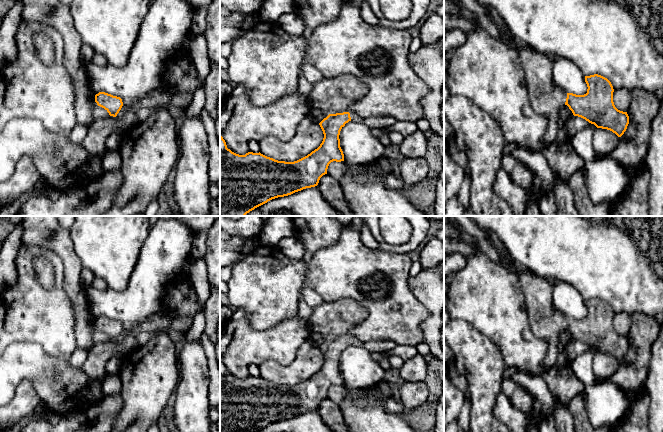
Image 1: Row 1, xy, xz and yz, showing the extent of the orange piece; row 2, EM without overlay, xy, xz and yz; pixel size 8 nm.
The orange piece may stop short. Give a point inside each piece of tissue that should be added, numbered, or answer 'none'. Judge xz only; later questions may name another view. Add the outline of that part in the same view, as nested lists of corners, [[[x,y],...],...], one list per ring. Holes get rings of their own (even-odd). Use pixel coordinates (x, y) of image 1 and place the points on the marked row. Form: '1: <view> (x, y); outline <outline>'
1: xz (336, 95); outline [[[349,74],[334,78],[324,78],[312,86],[310,99],[313,107],[324,108],[329,114],[349,112],[351,120],[362,122],[363,119],[350,110],[350,106],[368,92],[367,85]]]

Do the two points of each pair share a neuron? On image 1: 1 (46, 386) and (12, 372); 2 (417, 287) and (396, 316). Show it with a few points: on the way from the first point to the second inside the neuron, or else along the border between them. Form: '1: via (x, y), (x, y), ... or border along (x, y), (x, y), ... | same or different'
1: via (38, 378), (32, 372), (20, 372) | same
2: border along (408, 277), (410, 291), (428, 311) | different

